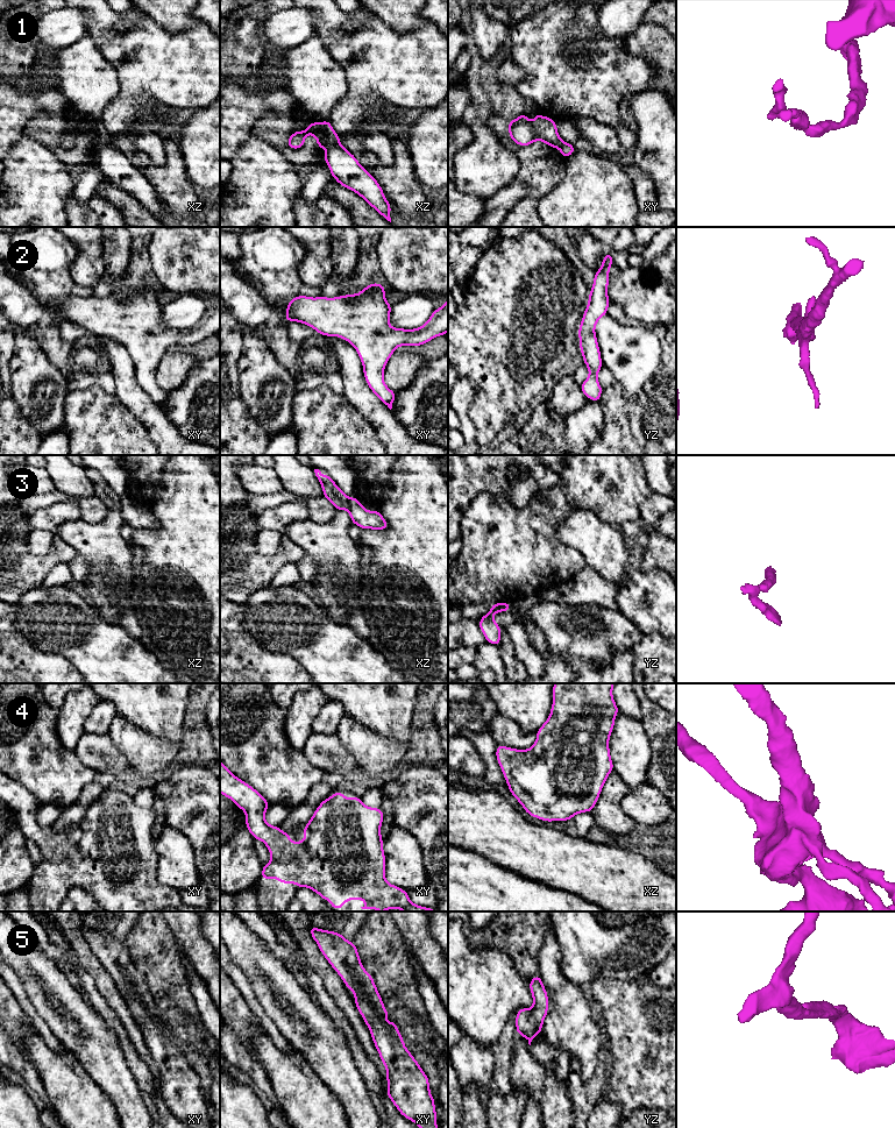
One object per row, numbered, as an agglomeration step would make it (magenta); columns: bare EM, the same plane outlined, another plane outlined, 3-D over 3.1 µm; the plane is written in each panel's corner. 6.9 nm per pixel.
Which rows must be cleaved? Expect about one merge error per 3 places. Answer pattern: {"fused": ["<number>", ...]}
{"fused": ["1", "3"]}

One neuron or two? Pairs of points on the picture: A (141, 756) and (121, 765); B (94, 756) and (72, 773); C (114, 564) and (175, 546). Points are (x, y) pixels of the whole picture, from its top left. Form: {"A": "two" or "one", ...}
{"A": "two", "B": "two", "C": "two"}

